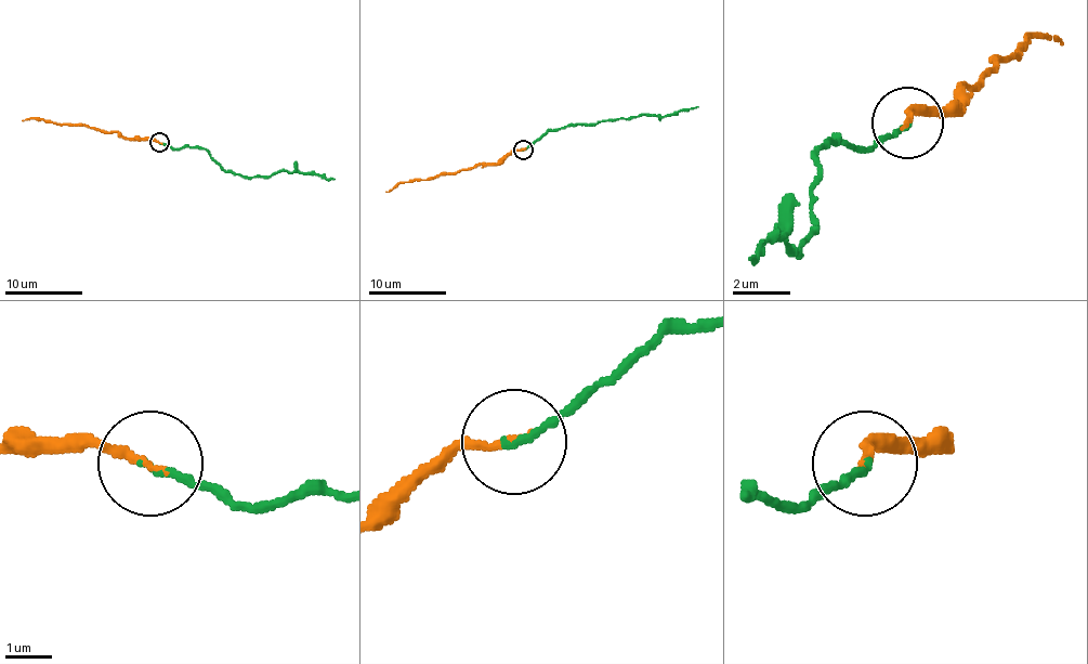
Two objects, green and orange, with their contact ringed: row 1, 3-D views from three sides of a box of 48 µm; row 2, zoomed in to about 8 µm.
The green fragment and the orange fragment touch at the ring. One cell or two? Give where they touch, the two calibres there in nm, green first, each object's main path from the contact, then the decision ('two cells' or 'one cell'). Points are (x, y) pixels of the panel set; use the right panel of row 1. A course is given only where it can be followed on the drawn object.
at (907, 122); 170 nm thick on the green side, 140 nm on the other; green runs (909, 124), (874, 145), (838, 139), (823, 145), (816, 224), (795, 254), (773, 232), (787, 232), (751, 260); orange runs (909, 124), (916, 109), (959, 109), (959, 88), (995, 66), (1017, 60), (1024, 38), (1060, 46); two cells

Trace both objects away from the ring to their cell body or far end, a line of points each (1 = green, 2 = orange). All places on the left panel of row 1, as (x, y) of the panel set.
1: (159, 142), (174, 148), (204, 148), (223, 169), (249, 178), (301, 171), (335, 179)
2: (159, 142), (91, 127), (56, 125), (37, 119), (23, 120)

